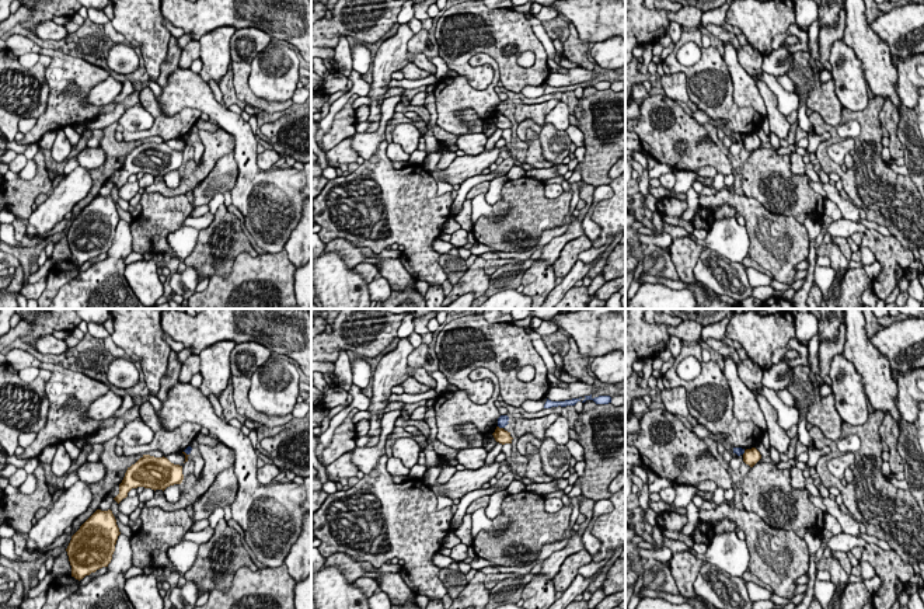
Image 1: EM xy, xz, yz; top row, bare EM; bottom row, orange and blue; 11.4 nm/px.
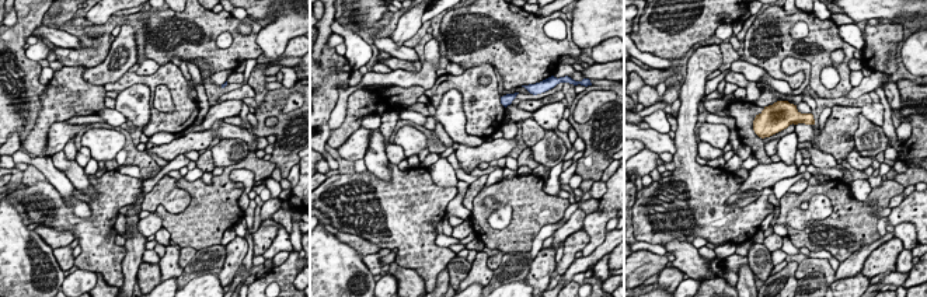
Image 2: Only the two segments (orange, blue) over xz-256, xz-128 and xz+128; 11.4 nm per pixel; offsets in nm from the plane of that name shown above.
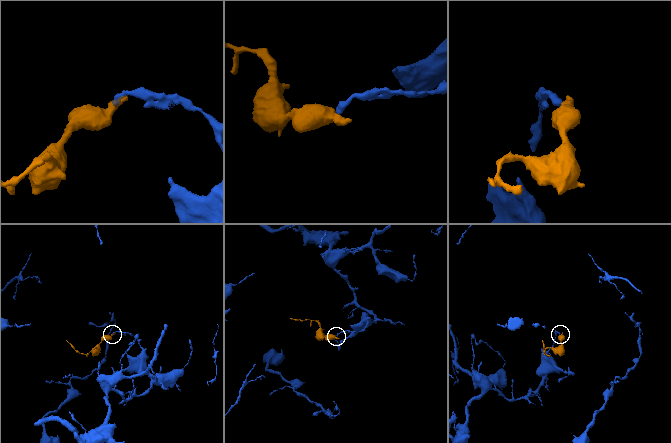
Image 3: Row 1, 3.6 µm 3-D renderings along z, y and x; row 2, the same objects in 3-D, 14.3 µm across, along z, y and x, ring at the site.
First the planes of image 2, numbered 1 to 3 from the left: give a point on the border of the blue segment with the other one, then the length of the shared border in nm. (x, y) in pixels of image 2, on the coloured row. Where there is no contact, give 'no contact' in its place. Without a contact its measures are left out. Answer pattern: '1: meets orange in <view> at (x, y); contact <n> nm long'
1: no contact
2: no contact
3: no contact

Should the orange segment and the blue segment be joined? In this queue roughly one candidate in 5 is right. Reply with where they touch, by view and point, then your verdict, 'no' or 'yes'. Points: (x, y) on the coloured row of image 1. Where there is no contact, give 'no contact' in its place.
xz (501, 428) | no

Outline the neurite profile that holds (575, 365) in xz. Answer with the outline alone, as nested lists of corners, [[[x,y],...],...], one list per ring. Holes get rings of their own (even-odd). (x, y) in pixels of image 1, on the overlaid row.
[[[568,338],[569,351],[562,356],[564,370],[578,382],[593,384],[596,377],[587,373],[589,356],[583,356],[578,351],[578,345],[573,338]]]

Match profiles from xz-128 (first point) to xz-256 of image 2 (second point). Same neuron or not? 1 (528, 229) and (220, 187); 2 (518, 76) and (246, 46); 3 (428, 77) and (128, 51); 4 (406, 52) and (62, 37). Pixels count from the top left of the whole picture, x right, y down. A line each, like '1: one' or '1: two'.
1: one
2: one
3: one
4: one

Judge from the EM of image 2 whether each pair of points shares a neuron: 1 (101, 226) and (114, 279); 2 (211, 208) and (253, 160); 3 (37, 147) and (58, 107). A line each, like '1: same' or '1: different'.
1: same
2: same
3: same

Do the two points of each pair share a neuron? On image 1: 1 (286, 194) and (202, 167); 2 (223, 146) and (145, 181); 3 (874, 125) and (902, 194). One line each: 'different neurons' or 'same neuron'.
1: different neurons
2: different neurons
3: same neuron

